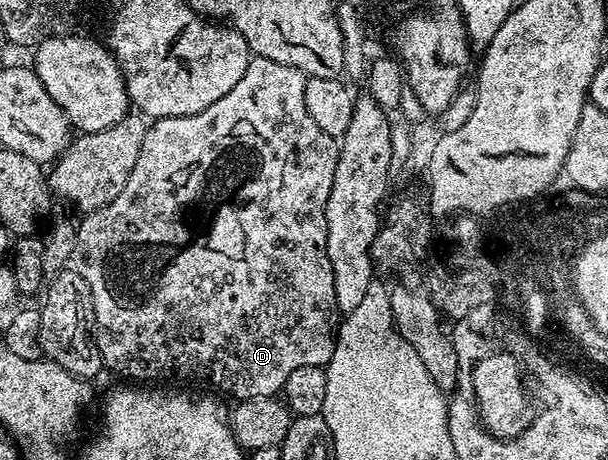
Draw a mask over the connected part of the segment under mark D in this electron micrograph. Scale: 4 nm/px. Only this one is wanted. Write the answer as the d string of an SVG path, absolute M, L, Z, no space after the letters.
M250 58L247 71L243 77L239 77L235 87L229 93L219 97L215 105L207 105L197 115L184 115L176 119L167 117L166 119L152 120L146 126L145 136L143 137L143 149L139 149L139 157L135 160L135 169L131 169L131 177L127 177L127 185L123 185L123 193L115 197L107 205L103 205L97 211L88 212L84 216L85 220L77 223L77 244L75 245L75 269L87 281L89 299L93 309L93 319L95 320L95 338L97 348L101 354L102 364L106 368L110 367L117 375L130 375L133 381L153 381L149 379L182 379L185 383L210 383L213 387L218 387L221 391L226 391L229 395L234 395L234 400L243 399L272 399L284 388L287 377L295 373L295 369L304 367L325 367L331 361L331 353L335 342L335 319L333 315L338 314L337 298L335 297L335 277L331 269L331 261L327 257L327 197L331 195L331 185L335 179L335 165L337 164L337 148L334 136L323 133L315 121L311 121L311 113L307 113L307 105L303 105L303 89L307 76L291 65L279 65L279 61L270 59Z

